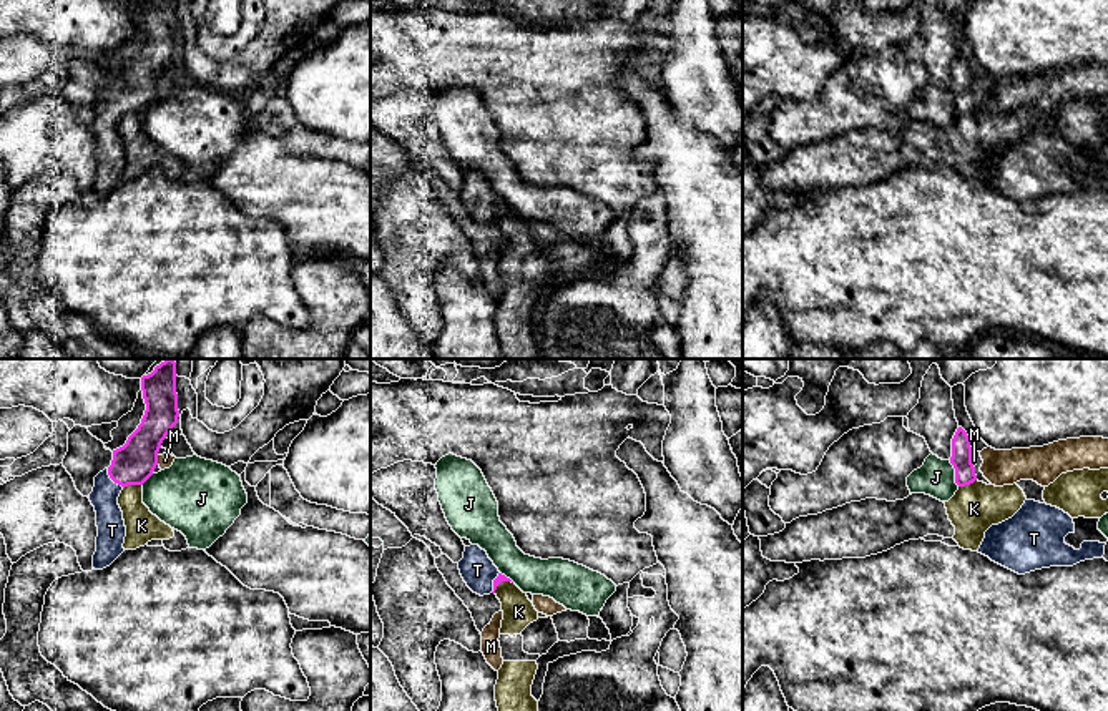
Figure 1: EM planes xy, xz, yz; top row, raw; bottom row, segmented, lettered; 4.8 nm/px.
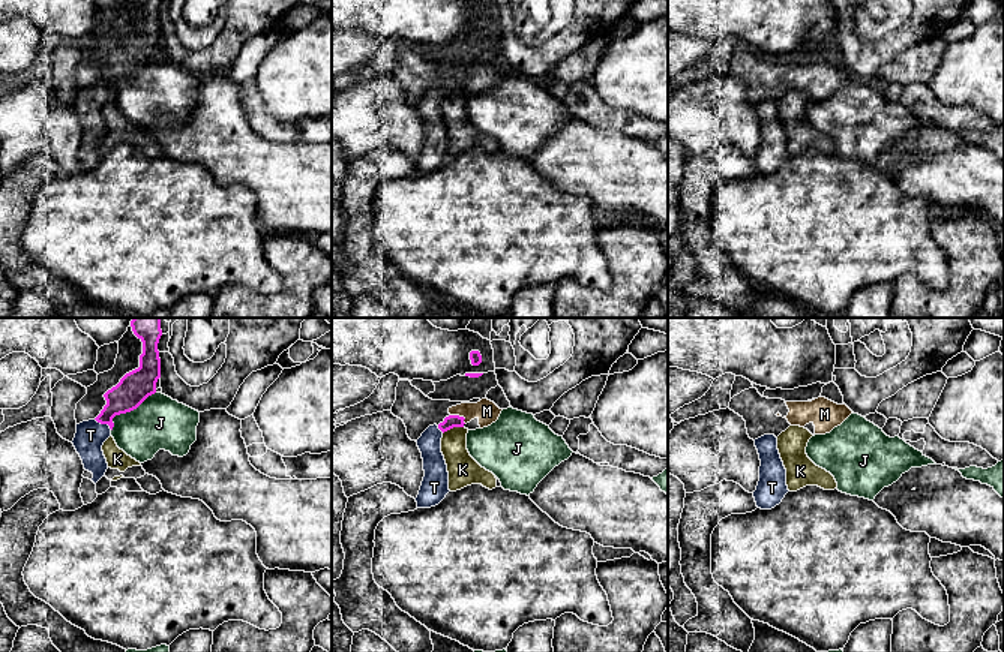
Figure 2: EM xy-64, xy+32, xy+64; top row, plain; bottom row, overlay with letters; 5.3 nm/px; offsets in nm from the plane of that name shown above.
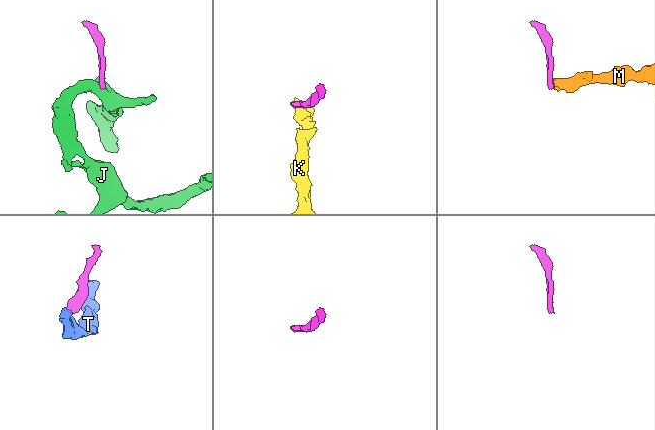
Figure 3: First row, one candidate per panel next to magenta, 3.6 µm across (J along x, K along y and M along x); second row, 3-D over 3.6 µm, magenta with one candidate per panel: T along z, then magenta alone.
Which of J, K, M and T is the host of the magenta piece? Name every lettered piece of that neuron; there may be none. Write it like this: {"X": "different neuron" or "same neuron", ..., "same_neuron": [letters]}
{"J": "different neuron", "K": "different neuron", "M": "different neuron", "T": "same neuron", "same_neuron": ["T"]}

